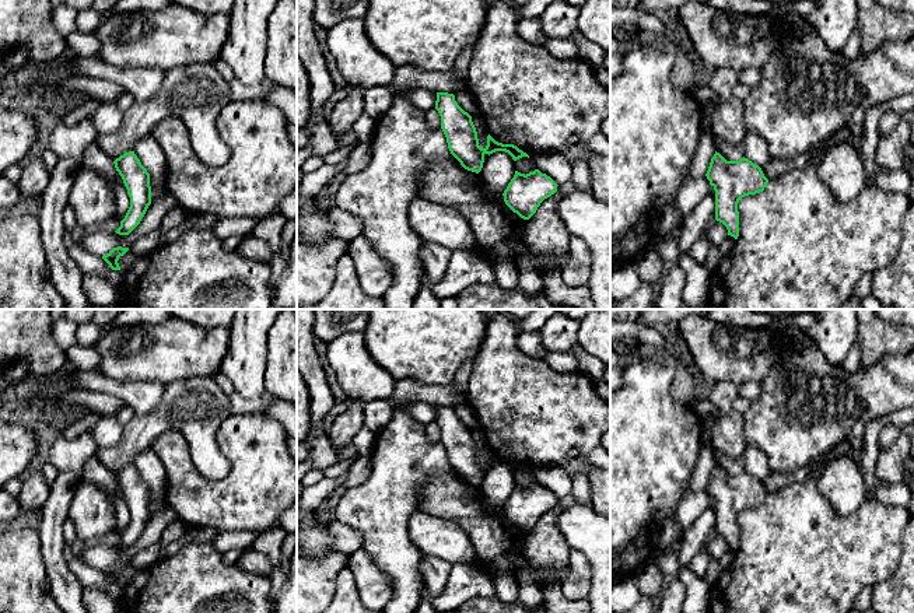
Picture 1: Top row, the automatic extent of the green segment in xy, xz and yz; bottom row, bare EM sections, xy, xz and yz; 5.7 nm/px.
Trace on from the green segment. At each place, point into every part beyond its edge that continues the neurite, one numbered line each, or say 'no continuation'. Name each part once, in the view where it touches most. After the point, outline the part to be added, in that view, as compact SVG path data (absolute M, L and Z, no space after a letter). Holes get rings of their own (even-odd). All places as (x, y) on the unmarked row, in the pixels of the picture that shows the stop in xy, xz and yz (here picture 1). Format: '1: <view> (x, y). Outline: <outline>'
no continuation

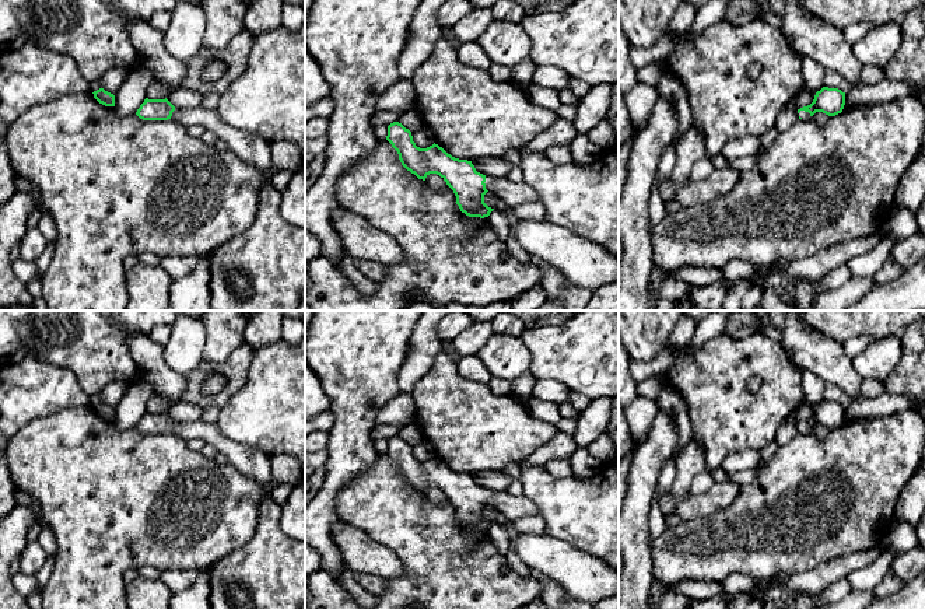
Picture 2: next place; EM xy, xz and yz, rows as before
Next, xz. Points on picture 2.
1: xz (511, 507). Outline: M486 491L486 503L497 508L509 521L536 515L537 508L528 497L515 497L508 491Z

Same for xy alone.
1: xy (269, 571). Outline: M203 420L183 421L172 426L171 433L182 437L183 440L202 440L213 445L218 454L223 454L228 463L232 465L239 473L257 482L263 489L263 494L257 508L257 524L253 538L242 547L231 552L224 559L211 564L209 568L209 580L211 584L210 608L211 609L301 609L305 599L305 542L295 540L287 536L280 528L281 507L271 497L271 487L274 480L271 476L270 456L256 448L236 444L227 440L217 428L217 424L209 424Z

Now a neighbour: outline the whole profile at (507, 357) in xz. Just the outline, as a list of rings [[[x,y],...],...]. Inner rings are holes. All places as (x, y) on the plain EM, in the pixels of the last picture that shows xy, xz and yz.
[[[493,333],[479,350],[477,358],[487,367],[494,378],[514,381],[529,372],[529,351],[518,336]]]

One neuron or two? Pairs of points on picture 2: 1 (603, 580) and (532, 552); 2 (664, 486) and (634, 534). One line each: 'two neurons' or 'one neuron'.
1: one neuron
2: two neurons

